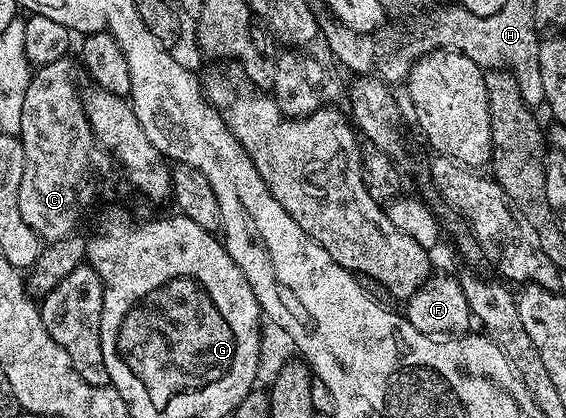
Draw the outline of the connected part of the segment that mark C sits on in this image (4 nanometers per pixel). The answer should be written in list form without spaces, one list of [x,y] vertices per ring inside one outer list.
[[[65,57],[37,66],[31,72],[22,104],[19,136],[24,146],[24,168],[22,185],[18,185],[18,211],[26,225],[44,241],[73,234],[80,218],[118,175],[117,164],[97,143],[88,123],[81,88],[76,88],[77,64],[70,60]]]

